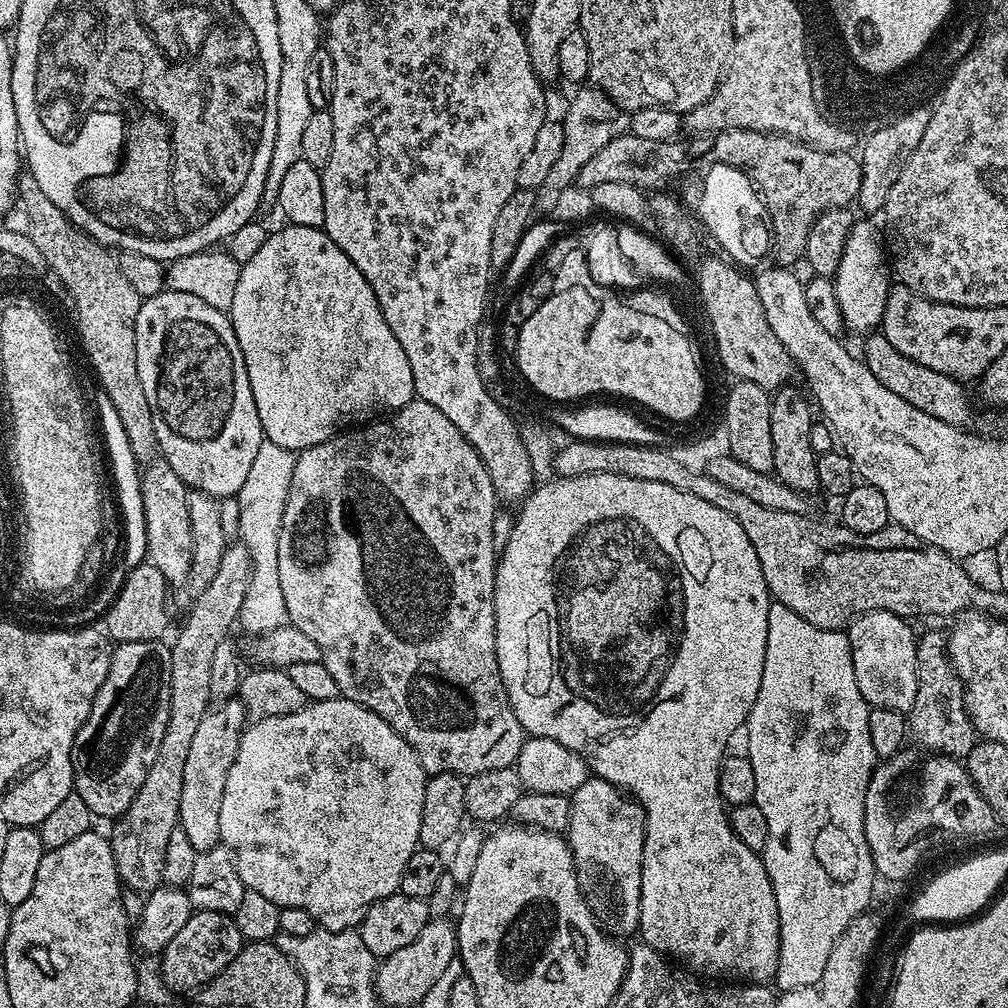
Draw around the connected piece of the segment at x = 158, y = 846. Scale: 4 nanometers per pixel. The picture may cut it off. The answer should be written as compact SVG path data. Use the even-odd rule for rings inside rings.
M239 542L229 543L222 554L222 562L214 578L206 586L202 594L192 601L192 609L188 612L188 621L180 628L176 641L171 641L170 647L170 718L166 718L166 734L162 734L162 746L158 746L158 754L154 757L154 766L150 766L150 774L146 774L146 782L142 782L142 790L130 802L130 810L122 814L111 825L110 839L116 869L120 875L121 885L141 894L153 892L162 884L162 865L166 859L166 845L170 834L177 828L179 818L179 803L182 795L182 778L185 773L186 758L193 743L194 734L202 723L202 718L209 712L213 699L210 694L210 670L213 668L214 653L218 650L218 642L229 639L232 624L239 621L242 610L242 598L246 598L246 586L250 586L250 550Z

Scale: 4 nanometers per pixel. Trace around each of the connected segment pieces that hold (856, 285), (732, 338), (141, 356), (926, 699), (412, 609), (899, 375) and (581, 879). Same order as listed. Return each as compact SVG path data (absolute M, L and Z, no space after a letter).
M857 219L852 225L850 234L846 238L846 246L842 250L842 262L838 262L838 270L834 277L836 293L838 294L838 306L842 310L845 329L850 333L876 330L884 323L884 311L886 310L886 298L890 287L890 260L886 255L886 245L879 227L876 228L868 220Z
M701 259L700 273L696 272L694 276L699 303L708 315L717 339L721 364L727 375L737 381L749 380L767 390L783 388L792 375L797 375L798 365L792 361L786 346L778 342L774 330L770 330L762 302L758 302L755 279L751 275L743 276L745 273L736 264L721 259Z
M165 290L147 297L136 319L136 357L138 378L142 378L142 390L150 401L150 414L154 414L159 455L189 489L217 498L235 497L250 474L258 446L264 441L264 431L229 313L214 310L202 298L194 298L194 294Z
M943 631L928 632L917 639L916 665L918 694L914 694L914 706L906 716L914 740L916 736L915 743L932 754L966 758L978 742L978 733L968 716L964 683L952 669L952 659L948 657L948 642Z
M413 398L405 408L363 426L353 427L330 437L318 446L310 446L299 453L290 478L290 494L286 494L286 510L278 534L278 579L282 598L286 598L288 624L302 630L321 651L319 663L330 670L338 682L340 696L353 700L366 710L374 710L399 736L410 745L425 773L437 776L452 772L461 778L482 774L486 770L502 770L515 765L526 739L524 728L518 722L498 670L496 653L496 619L494 618L494 586L496 561L493 525L498 509L498 497L490 482L490 474L482 458L462 438L458 426L430 402Z
M872 334L868 338L864 344L864 352L862 351L864 365L868 367L870 374L874 374L874 378L878 378L878 382L882 382L882 386L886 386L886 390L898 394L898 398L910 402L910 406L918 406L918 410L922 410L922 414L930 414L930 418L938 418L959 428L973 427L976 412L972 409L972 400L968 397L967 390L964 389L967 387L961 381L953 376L938 374L938 370L930 370L930 366L922 366L906 358L906 354L898 354L898 350L894 350L894 346L890 346L890 342L882 334Z
M589 775L588 780L570 795L570 822L566 833L572 851L578 886L596 916L600 927L609 936L625 938L640 926L642 898L642 850L644 849L644 808L627 792L606 782L601 776Z

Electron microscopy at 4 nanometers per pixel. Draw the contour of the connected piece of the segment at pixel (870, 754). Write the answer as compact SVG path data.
M775 602L768 606L768 629L766 630L766 662L762 670L762 686L758 686L758 698L754 698L754 706L746 721L748 732L748 749L746 755L750 766L754 766L754 802L758 810L766 817L766 846L762 859L766 865L766 874L770 878L770 886L774 886L774 902L778 906L778 922L780 923L780 949L778 950L778 968L774 984L781 993L799 988L807 979L819 975L829 955L830 940L839 932L846 930L854 918L861 914L862 902L874 892L872 881L877 881L876 867L870 854L870 846L866 844L864 833L864 799L870 786L872 771L875 770L878 758L874 754L874 746L870 746L869 705L862 698L862 690L858 690L858 682L854 678L854 662L852 647L843 631L831 632L825 628L806 622L794 610Z

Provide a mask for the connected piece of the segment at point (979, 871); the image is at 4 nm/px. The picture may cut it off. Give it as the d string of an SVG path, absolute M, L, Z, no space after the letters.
M995 849L938 873L912 900L909 914L922 924L952 924L982 912L1003 887L1000 854Z

